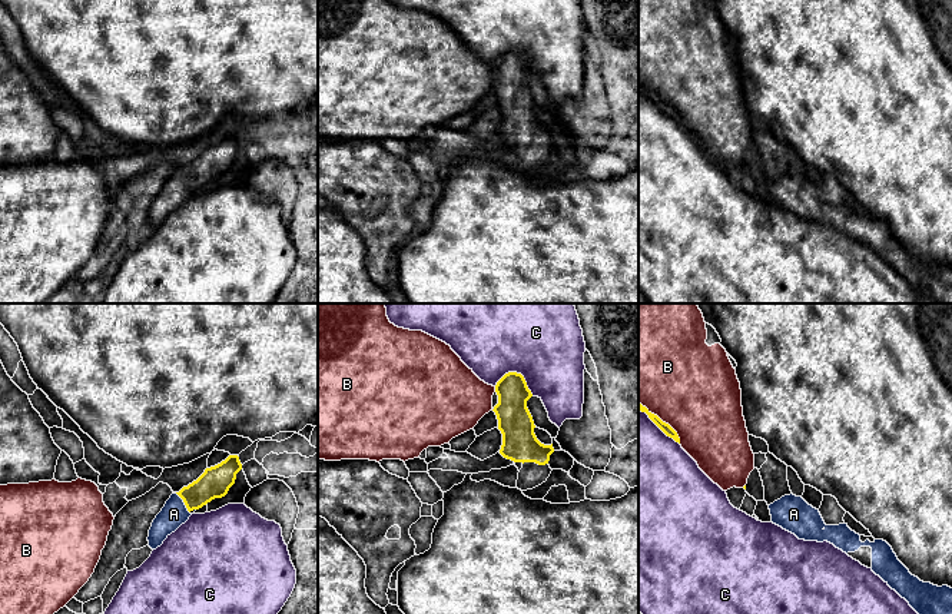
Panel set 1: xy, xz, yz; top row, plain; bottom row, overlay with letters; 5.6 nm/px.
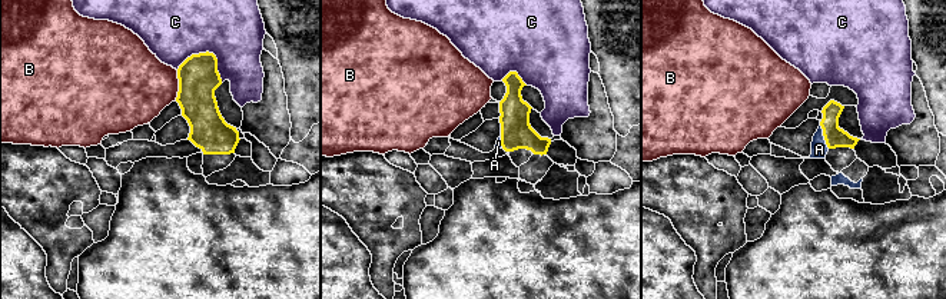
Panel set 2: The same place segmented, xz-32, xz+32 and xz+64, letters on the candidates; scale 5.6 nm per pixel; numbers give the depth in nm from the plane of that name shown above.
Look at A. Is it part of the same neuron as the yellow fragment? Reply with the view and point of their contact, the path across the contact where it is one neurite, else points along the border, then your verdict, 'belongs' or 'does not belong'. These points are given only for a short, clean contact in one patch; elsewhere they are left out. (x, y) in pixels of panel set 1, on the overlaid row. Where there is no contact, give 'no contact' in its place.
meets yellow in xy at (183, 501); runs through xy (215, 483), (183, 501), (173, 514); belongs

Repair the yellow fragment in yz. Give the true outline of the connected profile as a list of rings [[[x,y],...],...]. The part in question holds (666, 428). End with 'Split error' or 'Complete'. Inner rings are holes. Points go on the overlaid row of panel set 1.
[[[638,402],[638,409],[646,412],[649,418],[670,438],[680,444],[677,432],[666,422],[663,422],[657,415],[651,414],[646,406]]]. Complete

